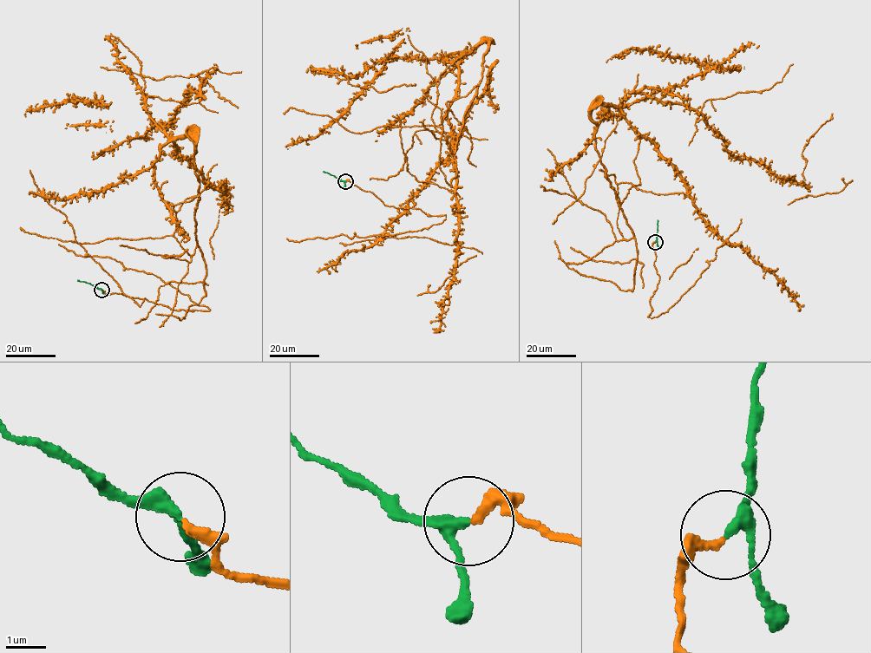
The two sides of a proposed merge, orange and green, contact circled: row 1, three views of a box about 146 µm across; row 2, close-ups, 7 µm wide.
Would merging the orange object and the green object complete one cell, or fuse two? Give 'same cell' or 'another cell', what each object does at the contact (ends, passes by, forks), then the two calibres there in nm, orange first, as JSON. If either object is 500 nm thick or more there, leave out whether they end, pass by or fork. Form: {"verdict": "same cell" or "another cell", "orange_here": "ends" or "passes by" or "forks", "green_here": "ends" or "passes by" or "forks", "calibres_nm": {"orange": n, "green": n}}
{"verdict": "same cell", "orange_here": "ends", "green_here": "passes by", "calibres_nm": {"orange": 200, "green": 260}}

